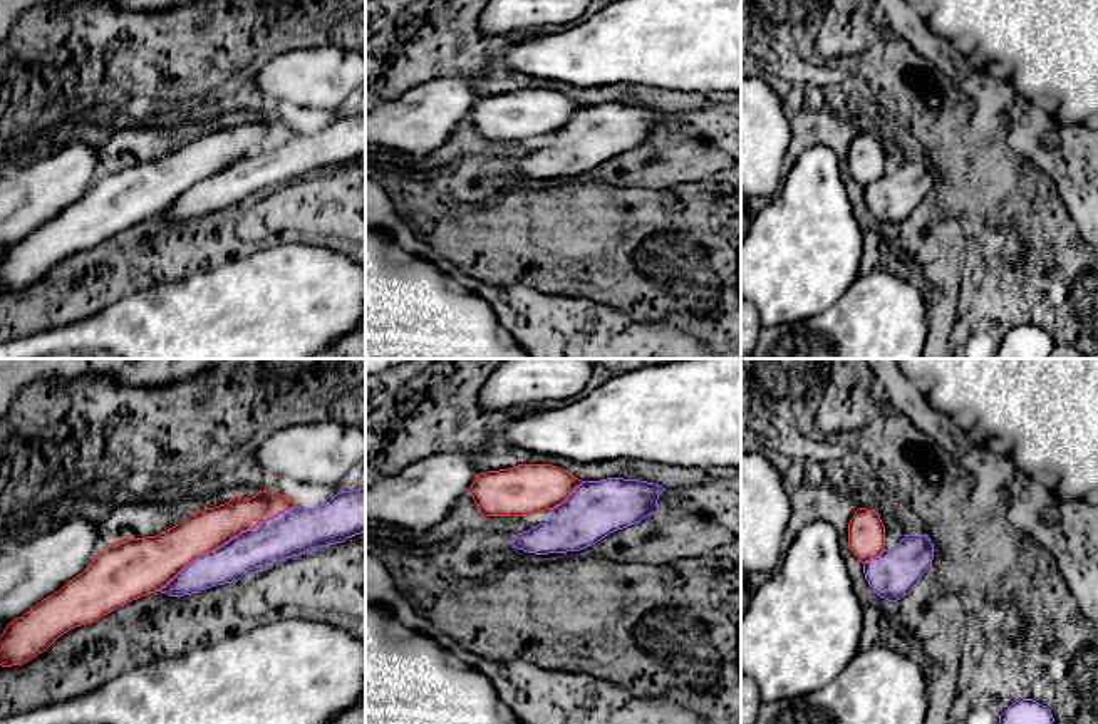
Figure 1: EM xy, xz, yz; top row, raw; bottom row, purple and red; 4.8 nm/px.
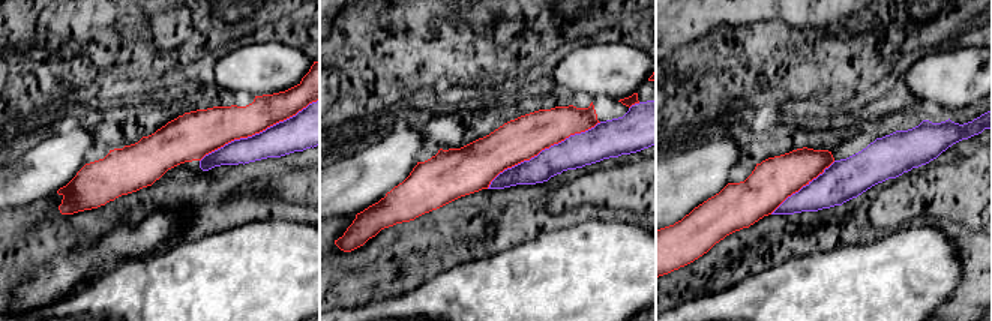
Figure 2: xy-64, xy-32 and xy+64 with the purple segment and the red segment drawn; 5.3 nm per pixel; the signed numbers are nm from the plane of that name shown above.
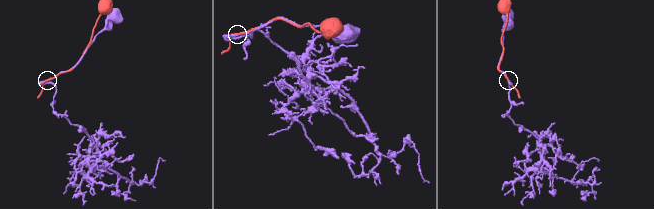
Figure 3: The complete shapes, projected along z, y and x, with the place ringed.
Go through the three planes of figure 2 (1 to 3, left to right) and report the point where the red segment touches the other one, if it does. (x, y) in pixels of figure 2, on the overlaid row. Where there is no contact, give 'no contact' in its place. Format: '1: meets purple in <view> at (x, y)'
1: meets purple in xy-64 at (260, 132)
2: meets purple in xy-32 at (542, 150)
3: meets purple in xy+64 at (803, 186)

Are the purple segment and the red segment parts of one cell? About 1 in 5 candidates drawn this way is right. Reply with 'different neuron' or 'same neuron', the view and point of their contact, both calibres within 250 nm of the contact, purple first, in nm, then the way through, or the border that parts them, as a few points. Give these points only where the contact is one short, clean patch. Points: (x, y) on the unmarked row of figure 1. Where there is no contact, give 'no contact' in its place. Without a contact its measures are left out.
different neuron; meets purple in xy at (228, 166); 200 nm thick on the purple side, 200 nm on the other

